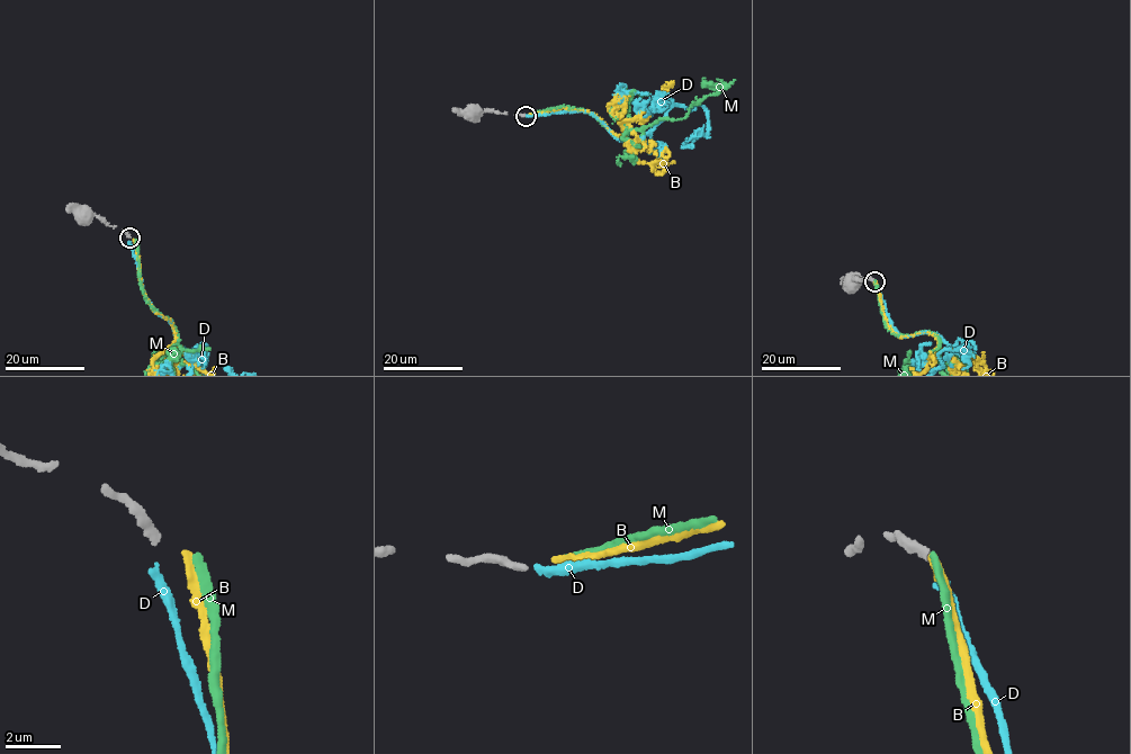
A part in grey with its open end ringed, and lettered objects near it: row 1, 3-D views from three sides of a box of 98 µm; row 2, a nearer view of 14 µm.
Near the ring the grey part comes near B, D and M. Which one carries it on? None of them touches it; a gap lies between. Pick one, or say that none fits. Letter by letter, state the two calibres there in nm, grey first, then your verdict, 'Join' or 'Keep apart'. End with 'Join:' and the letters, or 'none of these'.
B: Thickness 280 nm (grey) against 300 nm. Keep apart
D: Thickness 280 nm (grey) against 280 nm. Keep apart
M: Thickness 280 nm (grey) against 280 nm. Keep apart
Join: none of these

